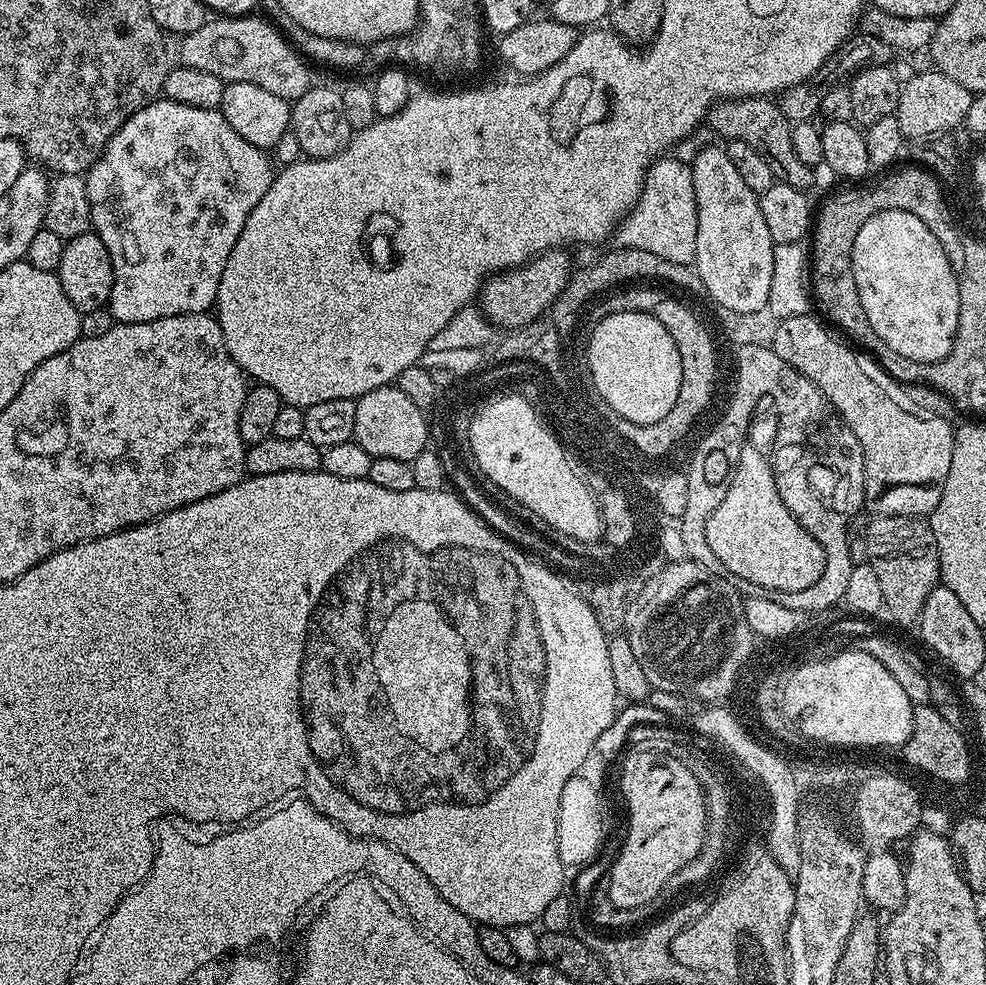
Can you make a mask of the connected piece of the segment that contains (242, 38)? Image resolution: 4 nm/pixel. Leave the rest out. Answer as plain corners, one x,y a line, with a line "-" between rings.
256,14
221,15
219,18
210,18
199,30
194,30
182,37
179,44
180,58
178,60
180,64
194,66
194,70
206,70
209,74
218,74
218,78
222,78
229,84
254,82
254,86
262,86
262,90
270,90
270,94
278,94
278,98
289,102
302,98
302,94
306,94
314,86
311,72
313,69
309,61
296,51
275,24

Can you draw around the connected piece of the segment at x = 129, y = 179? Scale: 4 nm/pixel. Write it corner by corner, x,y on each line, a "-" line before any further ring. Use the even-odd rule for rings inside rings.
157,98
135,112
112,135
100,157
86,173
92,228
102,238
106,250
110,250
110,262
114,266
114,286
106,305
107,311
112,311
111,319
121,324
137,324
167,316
181,316
187,312
208,312
215,305
218,286
222,282
222,270
226,270
226,258
230,258
230,250
234,250
234,242
238,242
238,234
242,234
246,218
250,218
250,210
254,210
262,194
270,190
273,175
274,164
269,153
258,146
250,146
250,142
246,142
242,134
236,133
234,126
230,126
230,122
226,122
224,115
215,108
202,110
198,106
182,106
167,98

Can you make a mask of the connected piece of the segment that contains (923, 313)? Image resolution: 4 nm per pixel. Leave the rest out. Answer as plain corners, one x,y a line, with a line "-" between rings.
882,210
874,218
866,218
862,230
858,230
858,238
854,238
852,269
862,310
870,318
870,326
874,326
874,334
890,350
914,362
938,362
952,352
960,313
958,273
950,266
942,242
930,234
930,226
922,218
914,218
906,210

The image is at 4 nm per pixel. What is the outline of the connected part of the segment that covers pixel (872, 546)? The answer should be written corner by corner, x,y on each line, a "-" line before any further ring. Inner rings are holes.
878,516
869,521
868,529
863,529
862,532
866,562
874,570
874,574
878,574
887,615
892,615
904,628
911,624
913,627
920,619
922,606
926,606
926,598
930,598
930,594
941,583
940,551
932,533
932,525
914,516

